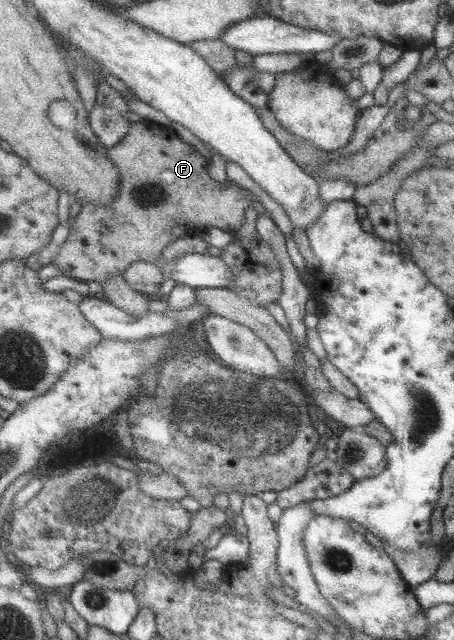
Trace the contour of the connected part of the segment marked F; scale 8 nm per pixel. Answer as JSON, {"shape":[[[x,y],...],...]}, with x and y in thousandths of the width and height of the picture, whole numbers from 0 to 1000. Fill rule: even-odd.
{"shape":[[[306,189],[286,191],[282,197],[282,206],[260,219],[260,222],[236,233],[238,248],[251,255],[251,261],[260,264],[260,305],[253,305],[253,311],[242,320],[233,323],[220,323],[214,320],[203,320],[200,317],[187,317],[174,322],[178,328],[170,336],[170,341],[150,344],[152,347],[152,363],[150,370],[141,375],[137,384],[123,397],[123,403],[110,413],[123,414],[128,420],[137,425],[137,430],[154,433],[174,441],[198,441],[207,439],[225,444],[231,434],[242,431],[271,430],[278,419],[291,411],[302,408],[317,408],[326,411],[344,411],[355,405],[357,391],[366,383],[377,381],[381,377],[396,370],[419,370],[436,369],[449,355],[474,355],[500,364],[513,366],[520,363],[529,352],[537,345],[537,330],[542,325],[553,322],[553,313],[540,306],[537,295],[529,289],[520,288],[515,283],[502,281],[498,278],[493,283],[476,283],[458,273],[460,252],[436,236],[432,236],[423,228],[401,220],[390,214],[377,213],[377,206],[370,202],[357,200],[352,195],[337,191]]]}

